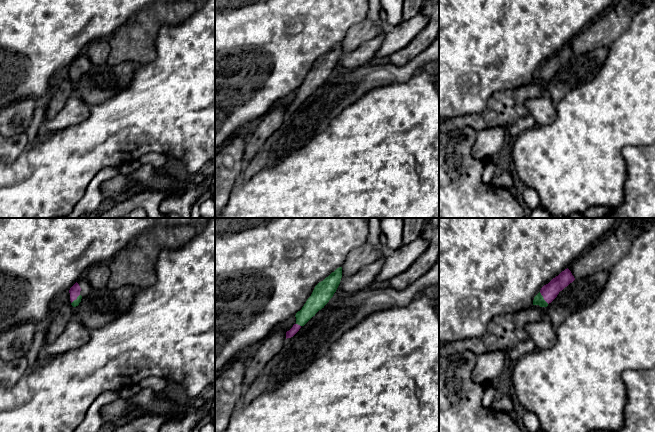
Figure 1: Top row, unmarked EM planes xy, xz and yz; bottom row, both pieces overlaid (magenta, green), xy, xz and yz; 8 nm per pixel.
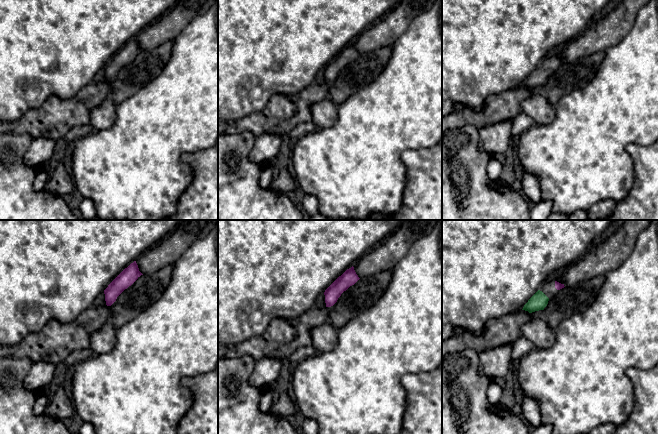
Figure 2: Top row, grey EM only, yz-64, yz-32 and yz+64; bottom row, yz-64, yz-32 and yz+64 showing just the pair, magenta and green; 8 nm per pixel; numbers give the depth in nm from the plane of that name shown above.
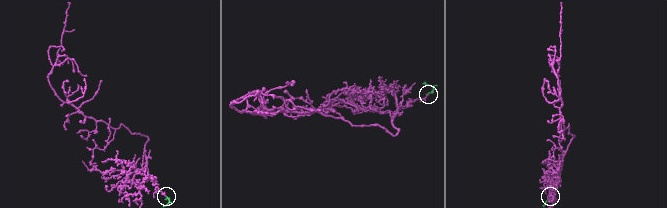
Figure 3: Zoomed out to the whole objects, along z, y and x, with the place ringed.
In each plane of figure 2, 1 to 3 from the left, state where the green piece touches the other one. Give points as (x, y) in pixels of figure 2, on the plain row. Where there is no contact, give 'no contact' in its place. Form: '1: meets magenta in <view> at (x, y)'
1: no contact
2: no contact
3: no contact

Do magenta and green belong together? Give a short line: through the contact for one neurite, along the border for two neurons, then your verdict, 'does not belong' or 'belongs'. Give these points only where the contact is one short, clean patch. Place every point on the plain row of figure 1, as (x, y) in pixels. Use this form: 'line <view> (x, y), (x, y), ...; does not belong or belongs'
line yz (549, 67), (543, 73), (538, 75); belongs

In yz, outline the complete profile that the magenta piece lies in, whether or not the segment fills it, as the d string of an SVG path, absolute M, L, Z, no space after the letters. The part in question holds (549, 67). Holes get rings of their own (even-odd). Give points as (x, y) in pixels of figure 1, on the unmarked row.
M567 44L562 47L558 52L553 54L548 60L544 61L540 68L534 73L533 81L540 83L547 83L570 59L575 56L571 47Z

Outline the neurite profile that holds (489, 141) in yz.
M502 127L487 128L478 131L472 148L473 157L484 162L489 160L502 149L505 133L506 130Z

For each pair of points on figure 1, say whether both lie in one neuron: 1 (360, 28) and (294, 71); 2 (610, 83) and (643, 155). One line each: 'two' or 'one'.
1: two
2: two

